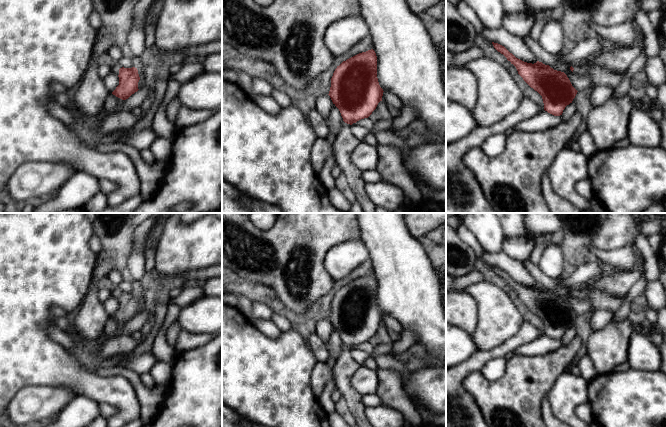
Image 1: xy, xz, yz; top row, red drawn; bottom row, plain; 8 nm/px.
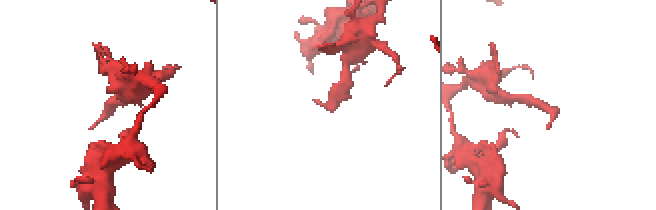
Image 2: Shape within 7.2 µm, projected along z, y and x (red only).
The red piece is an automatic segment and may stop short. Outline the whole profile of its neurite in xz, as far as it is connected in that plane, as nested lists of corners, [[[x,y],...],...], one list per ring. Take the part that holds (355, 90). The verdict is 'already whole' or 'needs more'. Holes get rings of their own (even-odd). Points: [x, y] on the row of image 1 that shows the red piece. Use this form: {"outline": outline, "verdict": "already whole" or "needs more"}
{"outline": [[[371,49],[337,66],[328,94],[344,121],[335,137],[333,152],[363,213],[374,213],[375,205],[365,193],[362,172],[351,161],[352,152],[361,142],[352,134],[351,125],[372,114],[382,101],[383,92],[377,78],[377,56]]], "verdict": "needs more"}

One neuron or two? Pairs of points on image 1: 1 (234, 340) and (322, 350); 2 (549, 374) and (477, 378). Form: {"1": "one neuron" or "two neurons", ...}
{"1": "two neurons", "2": "one neuron"}

